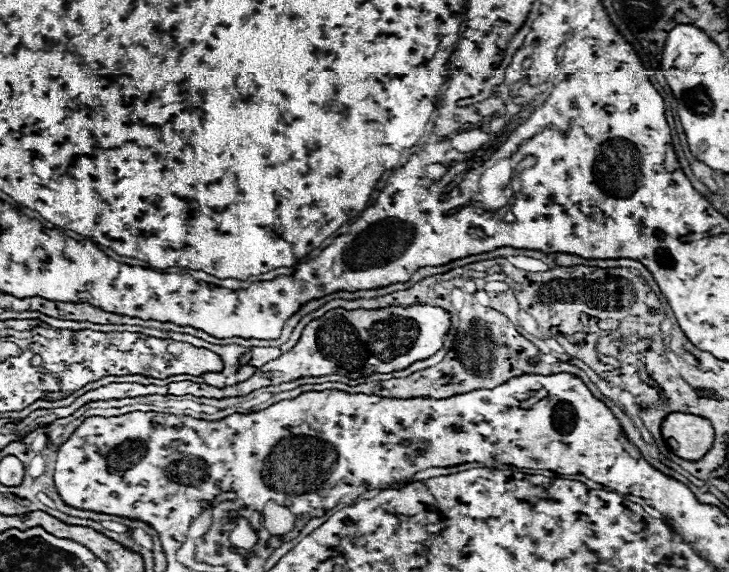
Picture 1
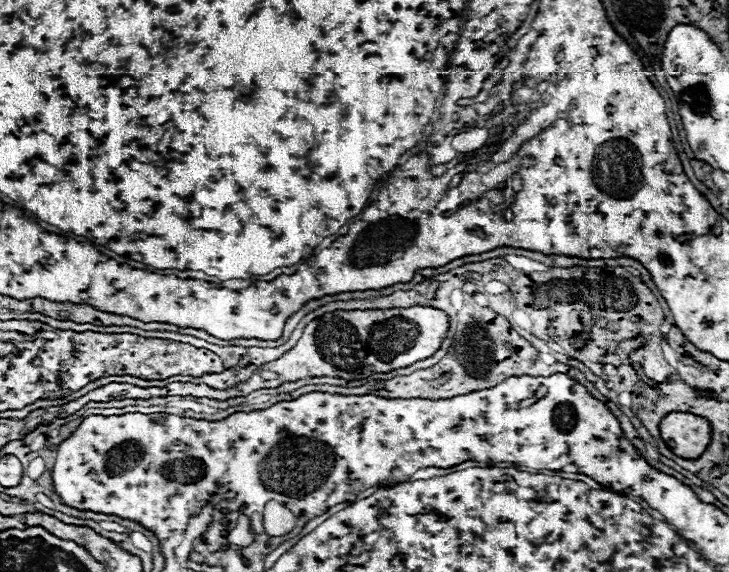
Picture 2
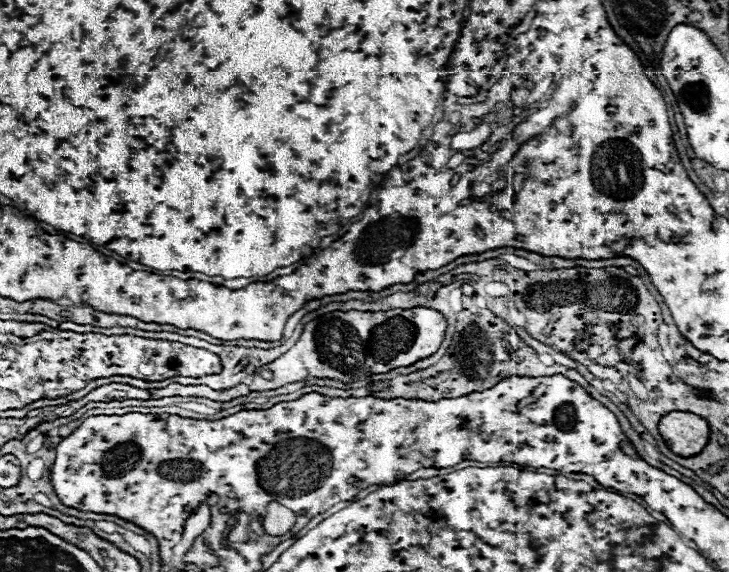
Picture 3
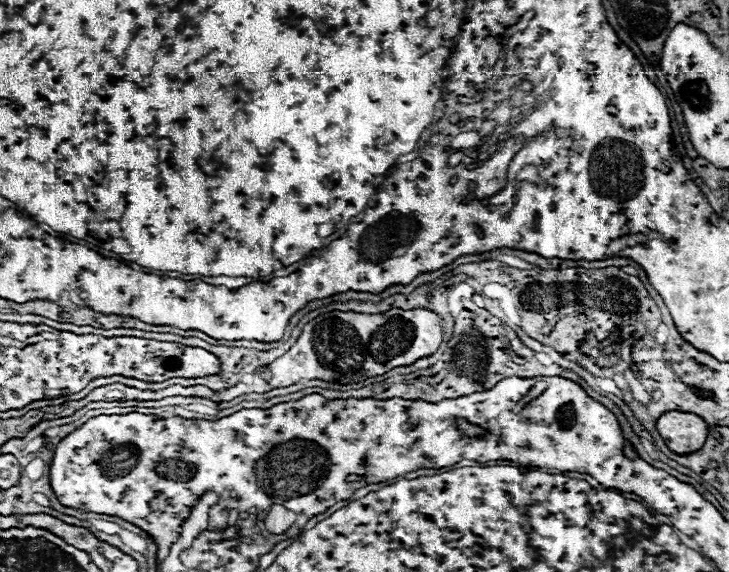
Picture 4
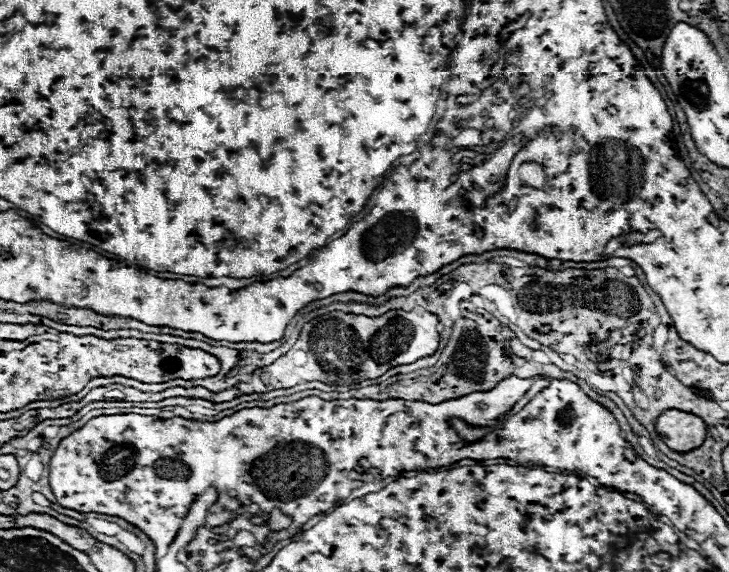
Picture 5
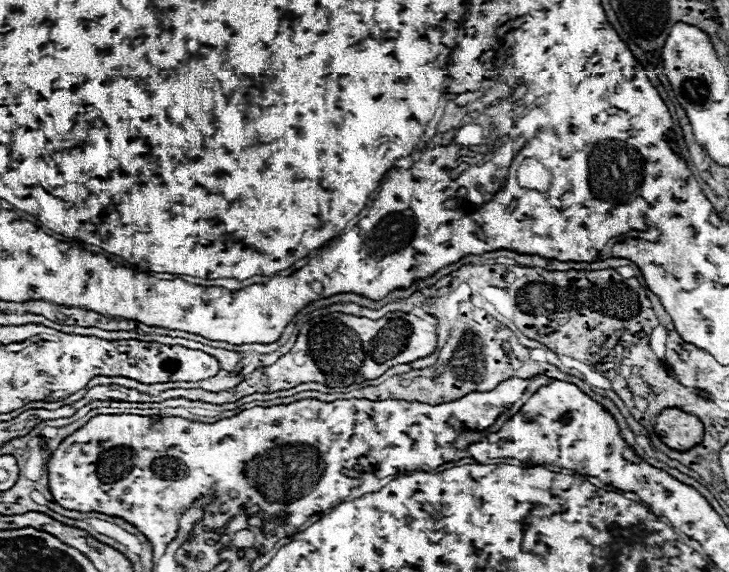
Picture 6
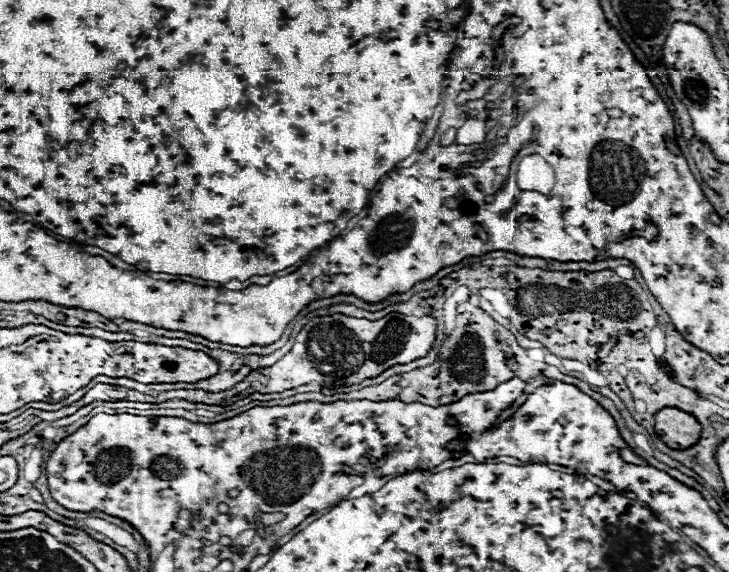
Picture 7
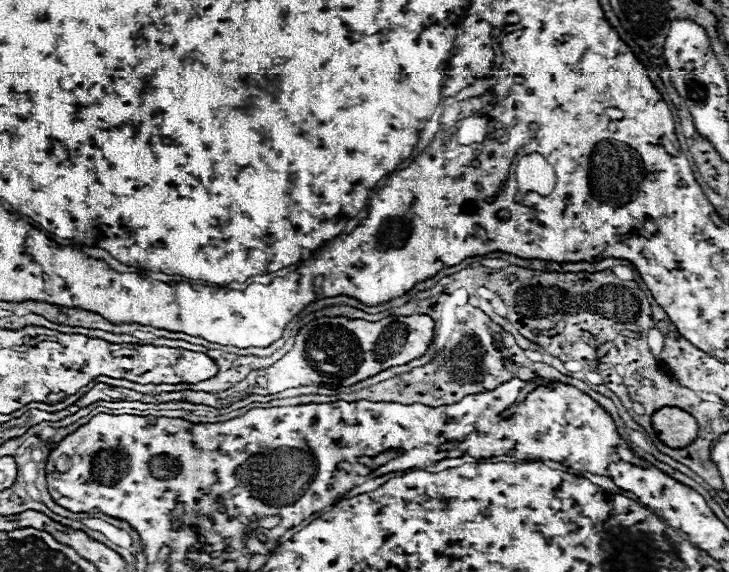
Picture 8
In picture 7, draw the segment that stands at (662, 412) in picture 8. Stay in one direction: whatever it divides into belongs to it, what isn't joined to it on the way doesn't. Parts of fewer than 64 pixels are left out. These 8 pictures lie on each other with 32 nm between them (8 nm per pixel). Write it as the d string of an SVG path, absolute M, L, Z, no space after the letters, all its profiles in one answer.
M662 408L654 416L654 430L658 438L674 450L686 450L688 446L694 446L702 434L700 422L692 414L678 408Z

